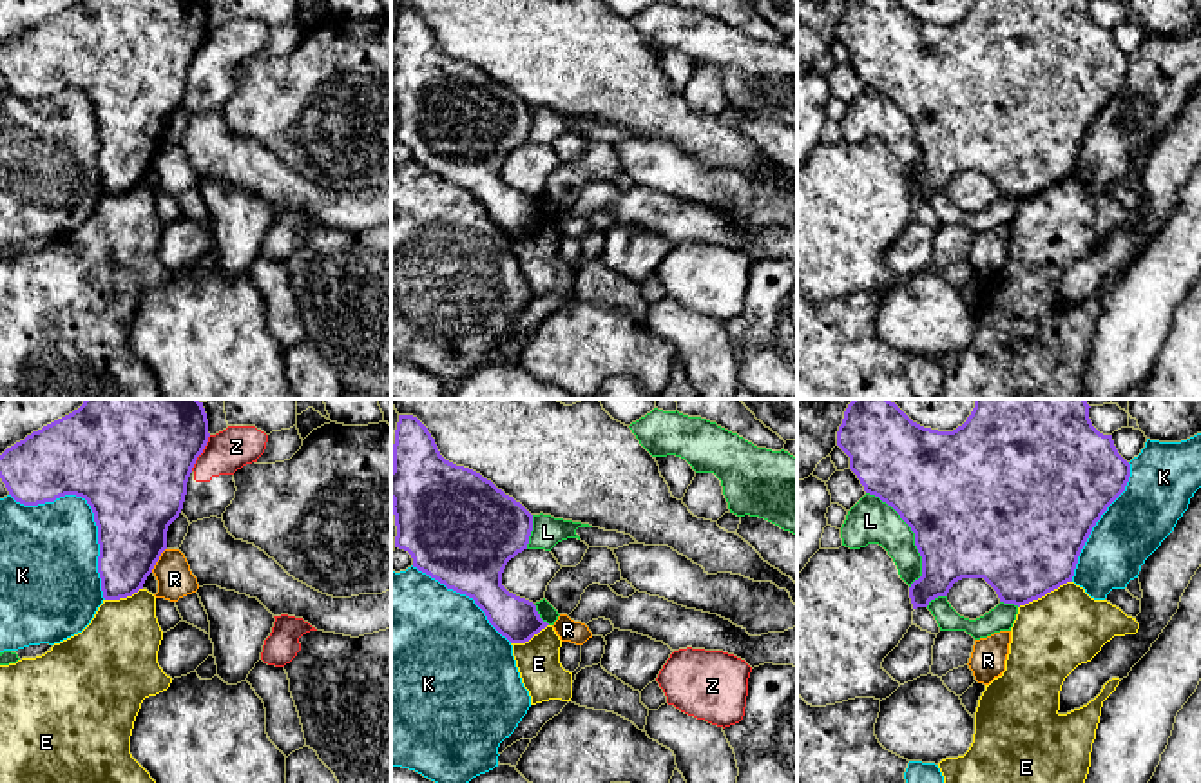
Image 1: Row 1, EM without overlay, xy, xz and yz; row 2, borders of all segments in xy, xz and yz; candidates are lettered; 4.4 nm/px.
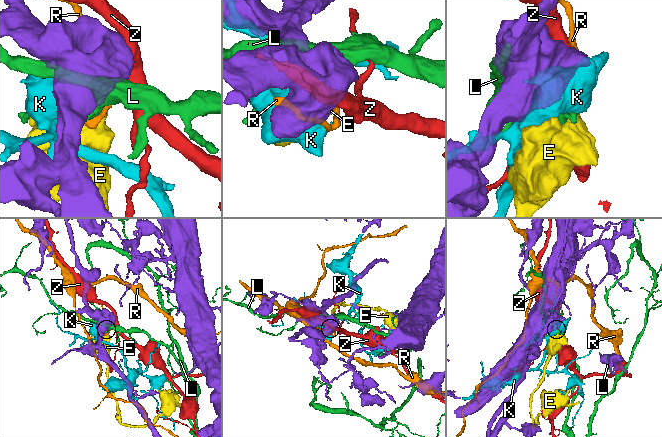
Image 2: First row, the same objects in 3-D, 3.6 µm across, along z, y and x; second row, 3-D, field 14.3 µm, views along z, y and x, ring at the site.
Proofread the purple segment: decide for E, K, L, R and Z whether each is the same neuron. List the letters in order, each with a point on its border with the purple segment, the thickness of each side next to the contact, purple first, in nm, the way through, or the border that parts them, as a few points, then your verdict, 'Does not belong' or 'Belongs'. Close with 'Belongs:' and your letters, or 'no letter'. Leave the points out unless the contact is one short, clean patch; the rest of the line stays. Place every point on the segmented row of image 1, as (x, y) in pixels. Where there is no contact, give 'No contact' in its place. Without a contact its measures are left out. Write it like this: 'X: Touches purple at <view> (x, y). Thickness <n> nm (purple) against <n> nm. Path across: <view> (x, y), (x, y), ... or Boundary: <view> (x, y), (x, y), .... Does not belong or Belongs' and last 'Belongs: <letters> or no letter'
E: Touches purple at yz (1044, 595). Thickness 480 nm (purple) against 360 nm. Boundary: yz (1071, 580), (1018, 608). Does not belong
K: Touches purple at xy (93, 512). Thickness 480 nm (purple) against 420 nm. Belongs
L: Touches purple at yz (915, 535). Thickness 500 nm (purple) against 200 nm. Does not belong
R: Touches purple at xy (158, 559). Thickness 360 nm (purple) against 160 nm. Does not belong
Z: Touches purple at xy (201, 452). Thickness 480 nm (purple) against 190 nm. Does not belong
Belongs: K

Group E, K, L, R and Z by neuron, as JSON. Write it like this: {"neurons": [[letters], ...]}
{"neurons": [["E"], ["K"], ["L"], ["R"], ["Z"]]}

